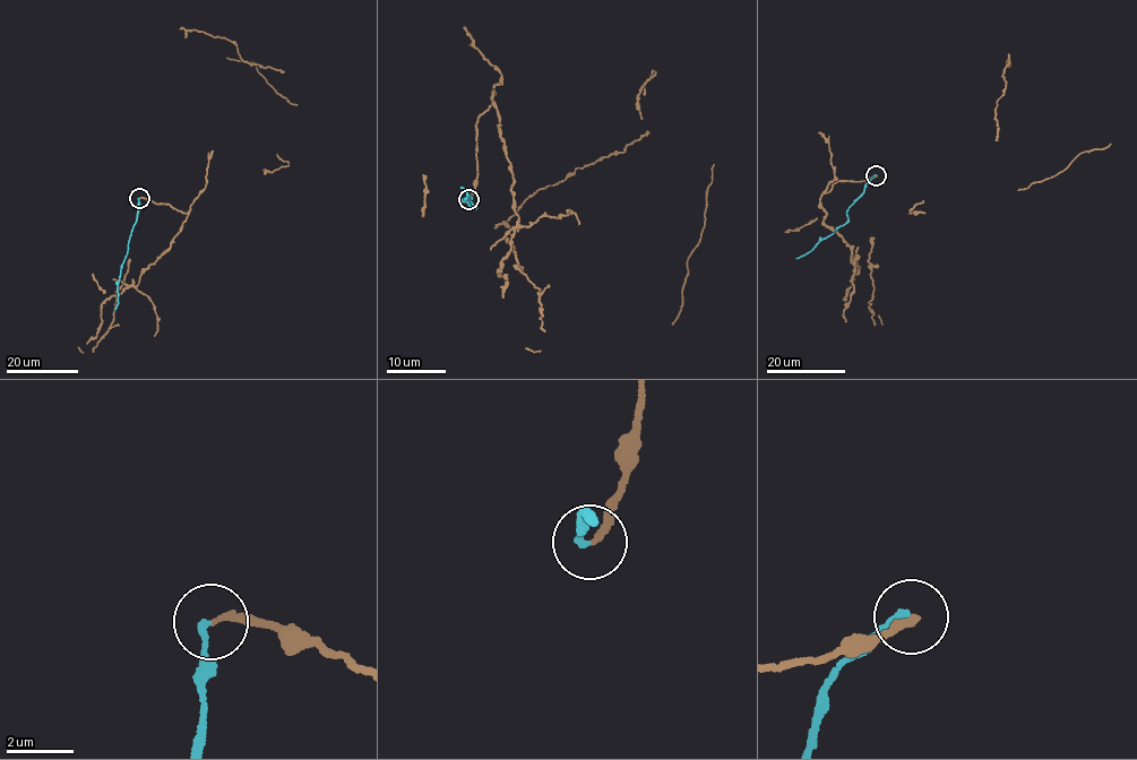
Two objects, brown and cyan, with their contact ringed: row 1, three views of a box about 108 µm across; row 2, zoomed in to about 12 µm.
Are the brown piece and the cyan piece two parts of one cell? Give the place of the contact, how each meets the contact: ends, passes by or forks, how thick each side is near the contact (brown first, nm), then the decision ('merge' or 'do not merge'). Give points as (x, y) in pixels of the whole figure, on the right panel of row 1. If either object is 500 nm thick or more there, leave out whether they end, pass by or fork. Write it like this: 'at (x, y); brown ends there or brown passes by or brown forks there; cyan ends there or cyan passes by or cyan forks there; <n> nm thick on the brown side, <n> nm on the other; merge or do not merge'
at (876, 175); brown ends there; cyan ends there; 190 nm thick on the brown side, 190 nm on the other; do not merge

